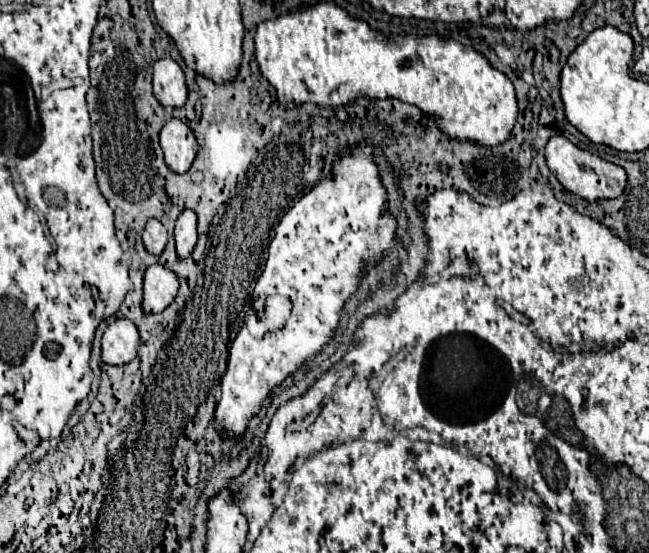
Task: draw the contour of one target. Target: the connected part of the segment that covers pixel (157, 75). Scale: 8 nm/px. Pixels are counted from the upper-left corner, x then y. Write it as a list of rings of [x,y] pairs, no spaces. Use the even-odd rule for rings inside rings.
[[[166,56],[154,64],[154,94],[162,106],[184,106],[188,98],[188,88],[184,72],[176,60]]]

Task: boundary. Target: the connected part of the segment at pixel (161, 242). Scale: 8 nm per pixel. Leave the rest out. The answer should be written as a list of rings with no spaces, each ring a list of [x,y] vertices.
[[[148,220],[142,238],[144,238],[146,250],[154,256],[160,256],[168,244],[168,234],[166,234],[166,228],[162,226],[160,220]]]

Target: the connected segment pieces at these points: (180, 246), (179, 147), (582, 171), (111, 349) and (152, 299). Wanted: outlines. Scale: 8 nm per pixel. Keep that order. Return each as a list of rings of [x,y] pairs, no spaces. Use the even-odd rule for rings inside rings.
[[[182,210],[176,220],[176,252],[180,258],[188,258],[190,252],[196,246],[196,212],[194,210]]]
[[[172,118],[166,122],[166,126],[160,132],[160,146],[164,150],[166,164],[174,170],[174,162],[178,160],[180,166],[186,170],[194,162],[194,156],[198,152],[198,140],[194,132],[178,118]]]
[[[562,134],[552,136],[552,140],[548,142],[546,148],[546,162],[548,168],[552,170],[552,174],[560,180],[560,184],[574,192],[576,196],[584,198],[584,200],[610,200],[610,198],[618,198],[624,188],[626,188],[626,172],[622,166],[616,166],[608,160],[602,160],[596,154],[590,154],[578,146],[574,146],[568,138],[564,138]]]
[[[114,320],[102,336],[102,360],[106,364],[128,364],[136,358],[140,334],[132,320]]]
[[[152,264],[144,276],[144,302],[142,308],[148,314],[166,310],[178,292],[178,276],[162,264]]]

